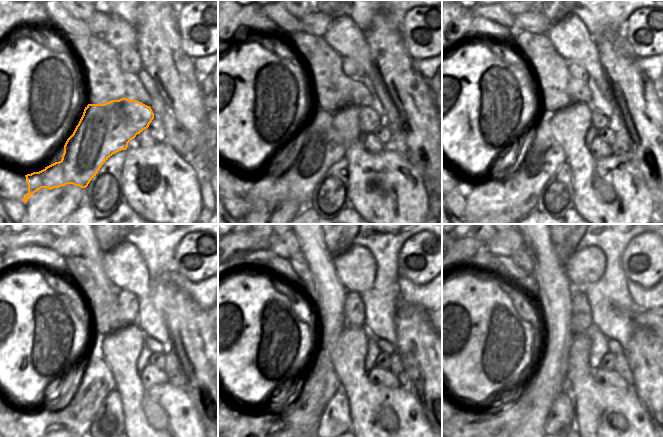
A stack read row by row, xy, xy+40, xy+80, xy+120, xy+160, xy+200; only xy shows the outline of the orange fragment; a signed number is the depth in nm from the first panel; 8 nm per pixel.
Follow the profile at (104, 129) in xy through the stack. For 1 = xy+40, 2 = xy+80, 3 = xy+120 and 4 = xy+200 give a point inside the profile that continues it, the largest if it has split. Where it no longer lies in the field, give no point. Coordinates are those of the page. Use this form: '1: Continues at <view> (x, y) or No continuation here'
1: Continues at xy+40 (319, 146)
2: Continues at xy+80 (486, 200)
3: Continues at xy+120 (49, 427)
4: Continues at xy+200 (466, 427)

